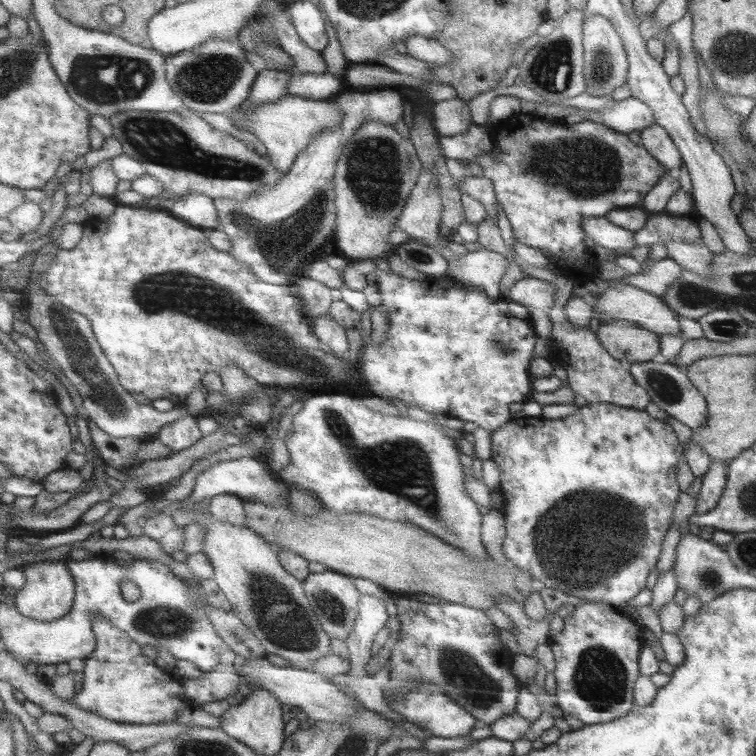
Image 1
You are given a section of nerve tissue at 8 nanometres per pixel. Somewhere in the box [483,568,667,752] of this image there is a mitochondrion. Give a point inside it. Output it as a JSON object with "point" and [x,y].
{"point":[600,679]}

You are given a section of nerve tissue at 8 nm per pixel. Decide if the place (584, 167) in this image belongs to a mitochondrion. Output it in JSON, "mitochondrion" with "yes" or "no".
{"mitochondrion":"yes"}

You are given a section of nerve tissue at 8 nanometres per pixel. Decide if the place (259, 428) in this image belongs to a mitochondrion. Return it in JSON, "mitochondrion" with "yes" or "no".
{"mitochondrion":"no"}

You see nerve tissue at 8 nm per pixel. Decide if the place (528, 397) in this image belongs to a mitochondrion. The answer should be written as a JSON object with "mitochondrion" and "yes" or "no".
{"mitochondrion":"no"}

